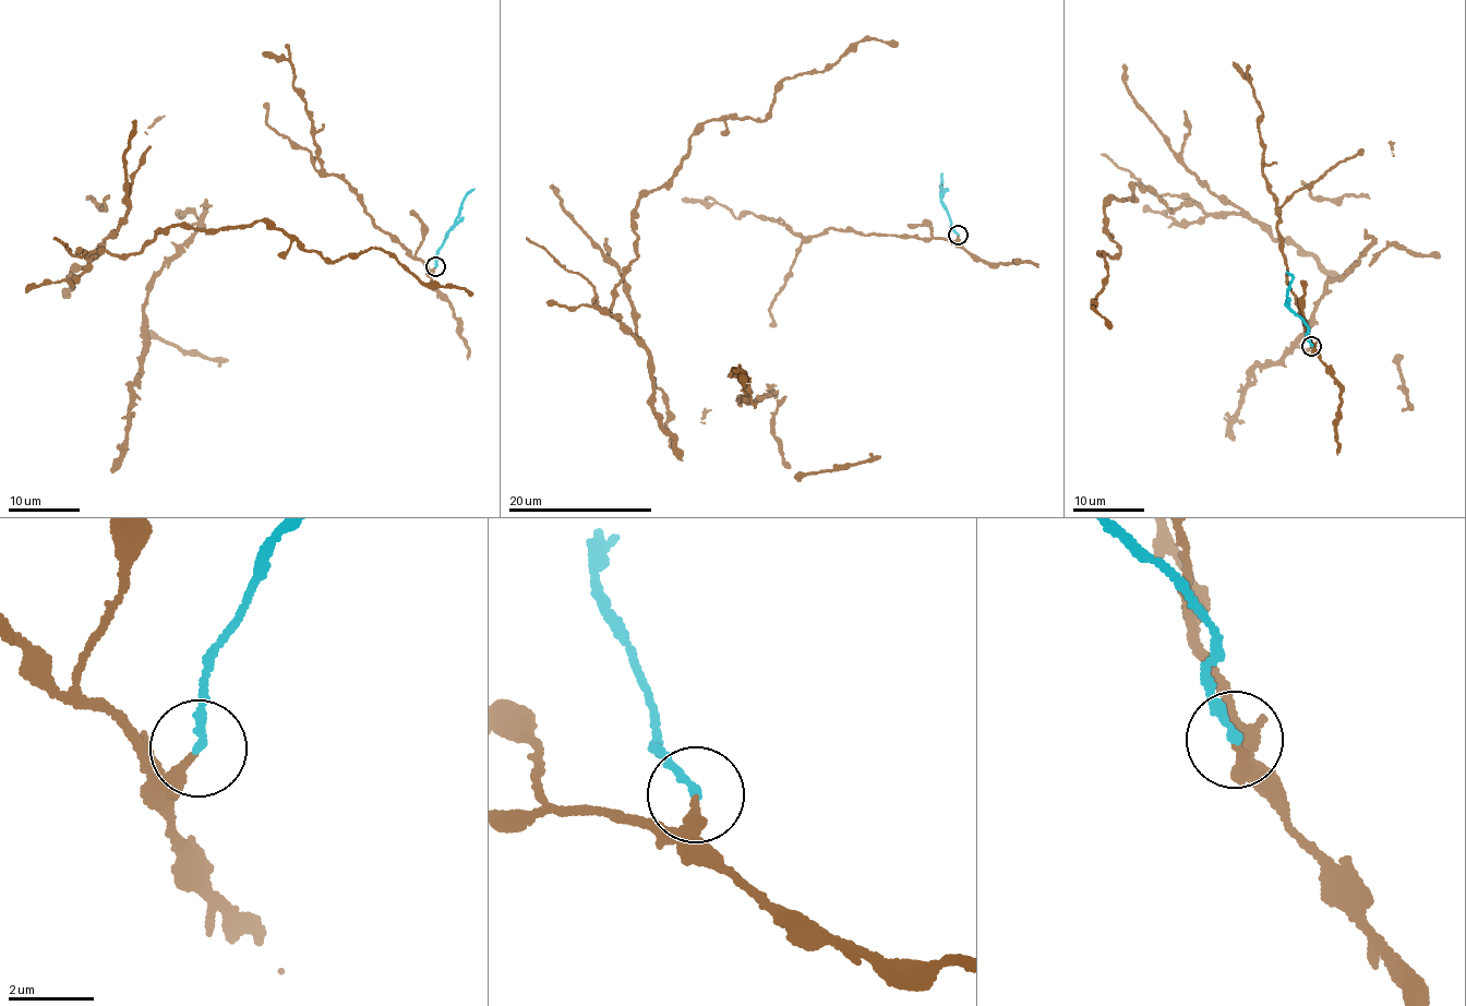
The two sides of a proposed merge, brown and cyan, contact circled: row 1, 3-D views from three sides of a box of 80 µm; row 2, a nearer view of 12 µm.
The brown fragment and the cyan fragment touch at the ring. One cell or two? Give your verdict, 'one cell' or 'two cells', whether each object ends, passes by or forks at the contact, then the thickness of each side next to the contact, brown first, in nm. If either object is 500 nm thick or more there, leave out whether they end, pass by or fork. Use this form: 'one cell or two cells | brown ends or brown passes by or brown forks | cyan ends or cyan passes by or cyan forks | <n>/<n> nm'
two cells | brown ends | cyan ends | 200/200 nm

